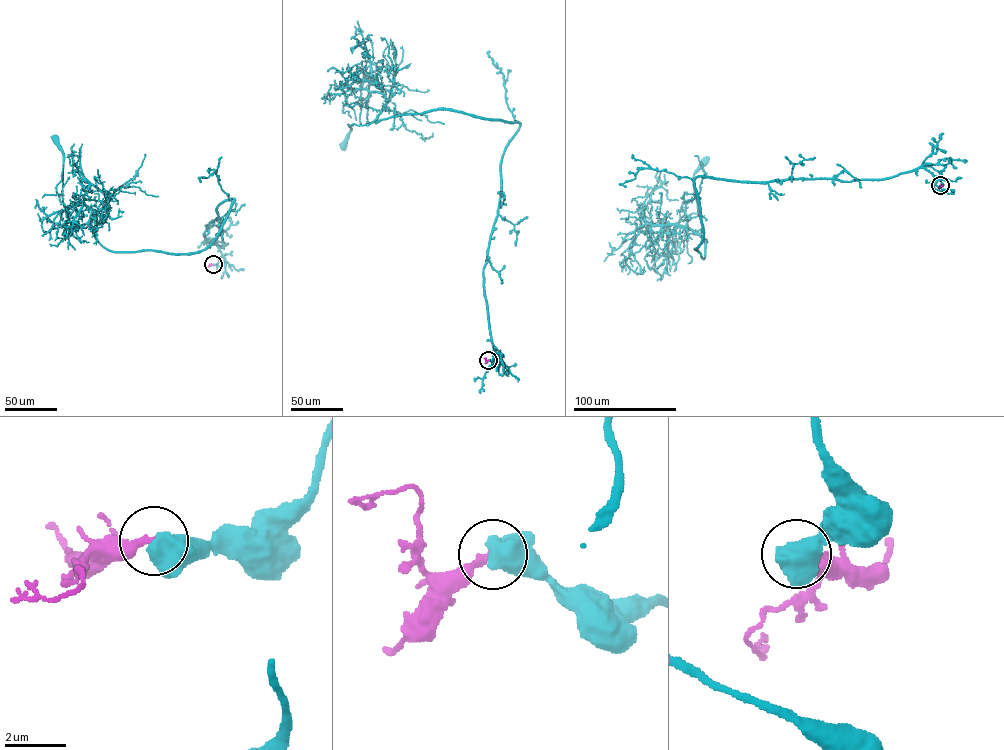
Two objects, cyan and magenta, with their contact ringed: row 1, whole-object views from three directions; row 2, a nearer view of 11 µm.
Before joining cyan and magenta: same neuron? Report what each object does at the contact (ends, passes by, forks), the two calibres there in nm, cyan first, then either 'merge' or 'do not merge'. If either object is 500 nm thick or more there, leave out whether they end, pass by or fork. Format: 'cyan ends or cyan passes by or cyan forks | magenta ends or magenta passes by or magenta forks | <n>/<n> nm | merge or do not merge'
850/240 nm | do not merge

